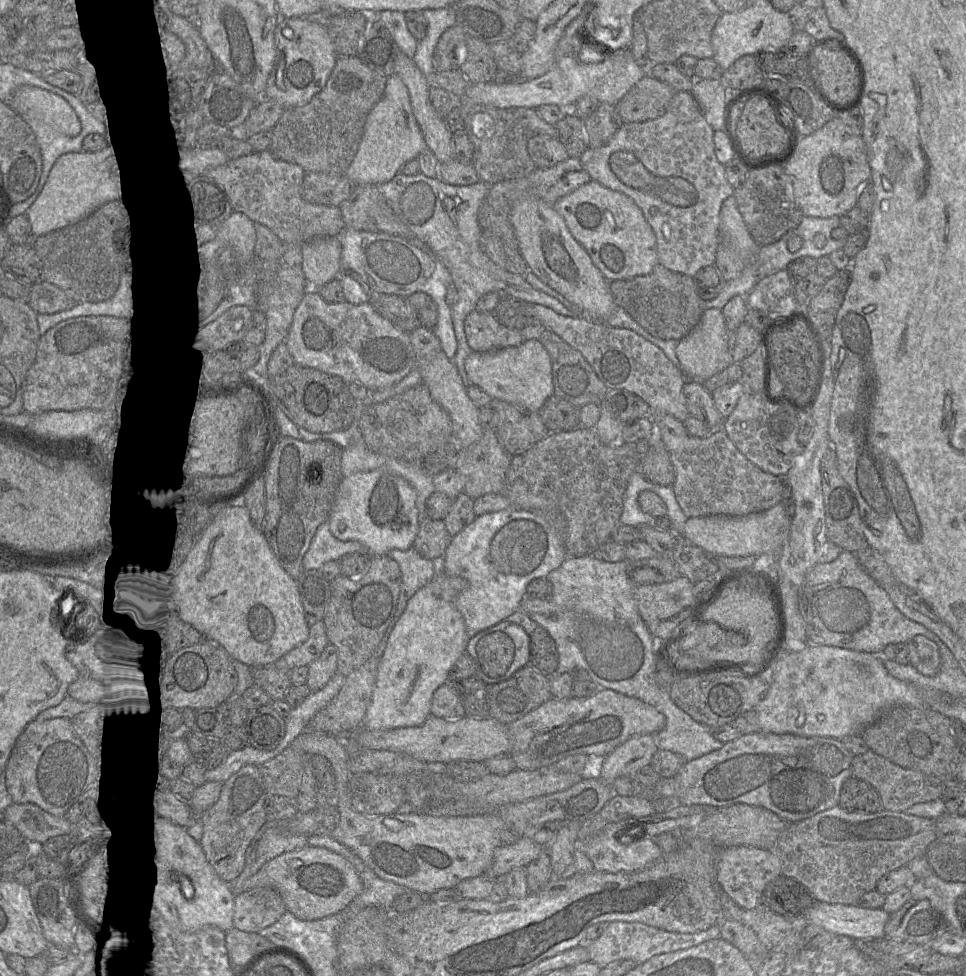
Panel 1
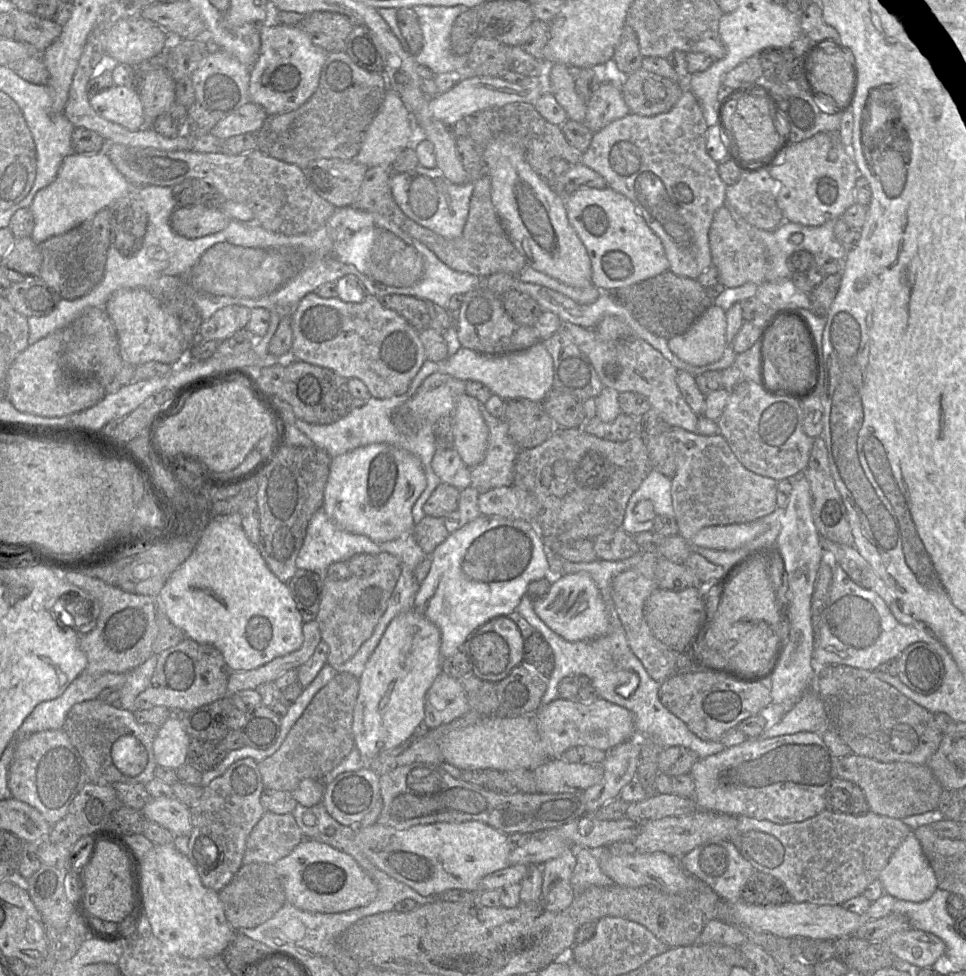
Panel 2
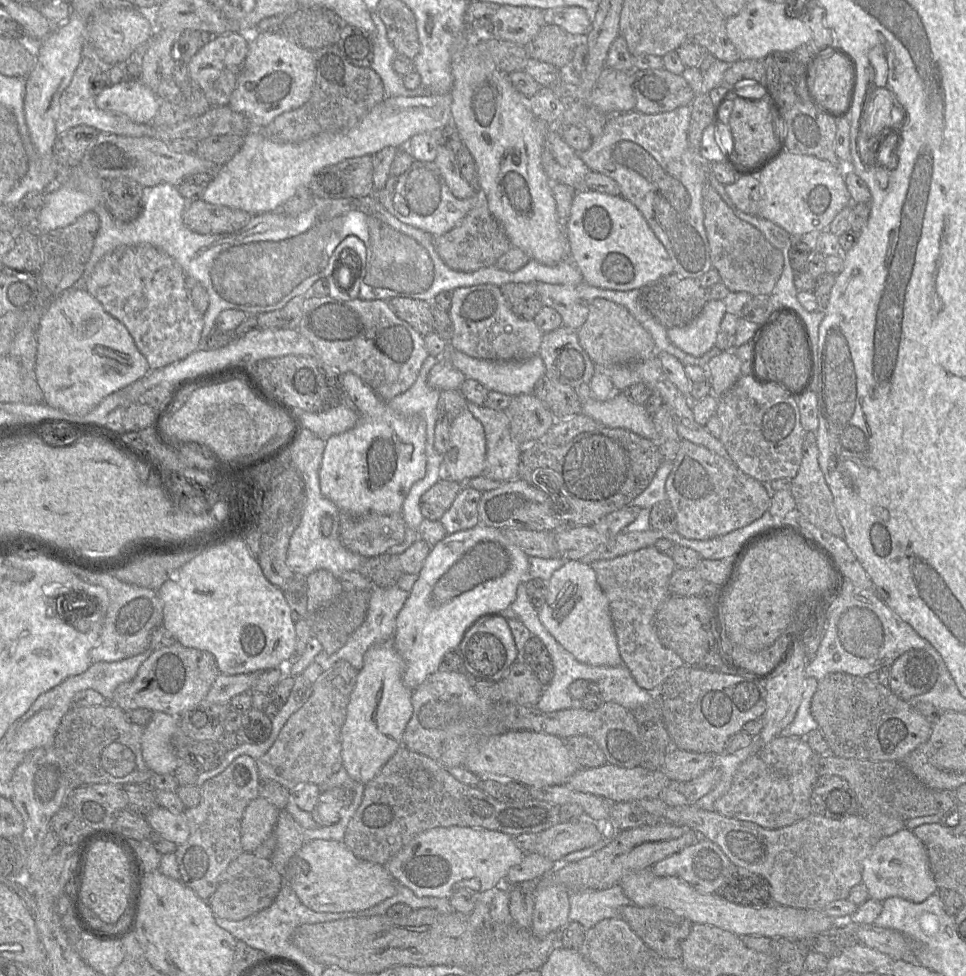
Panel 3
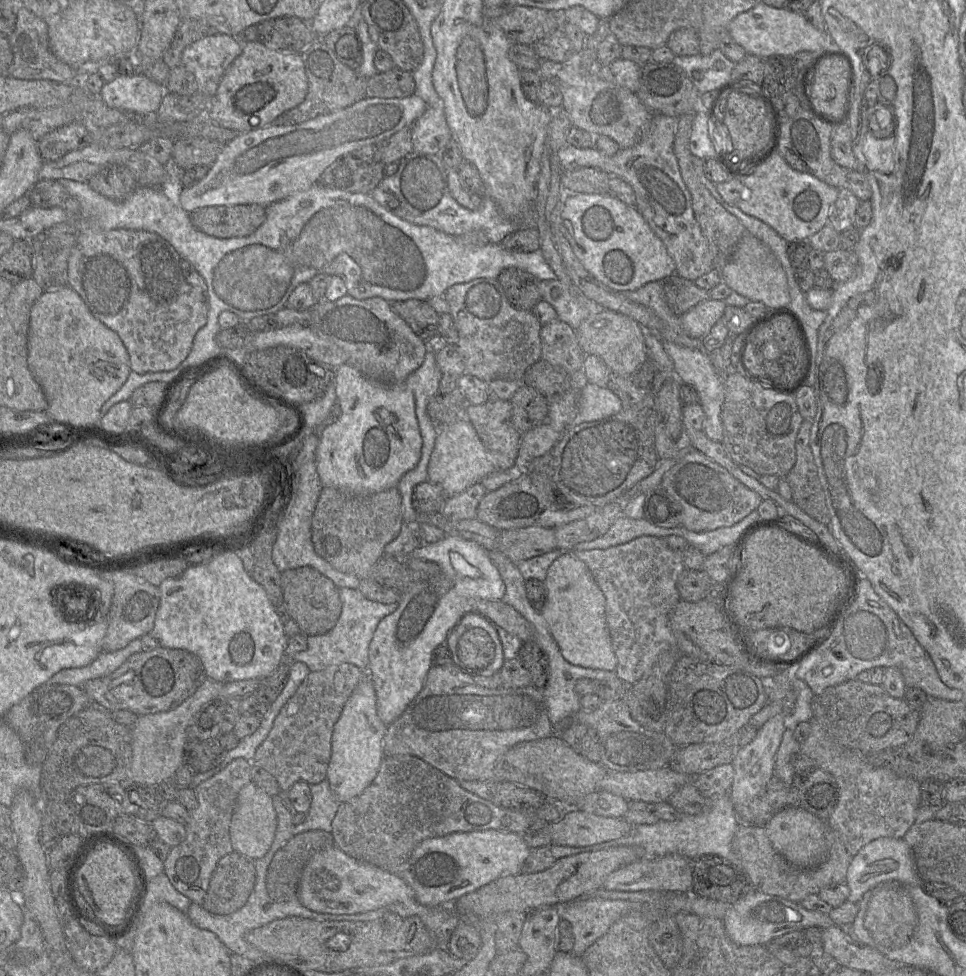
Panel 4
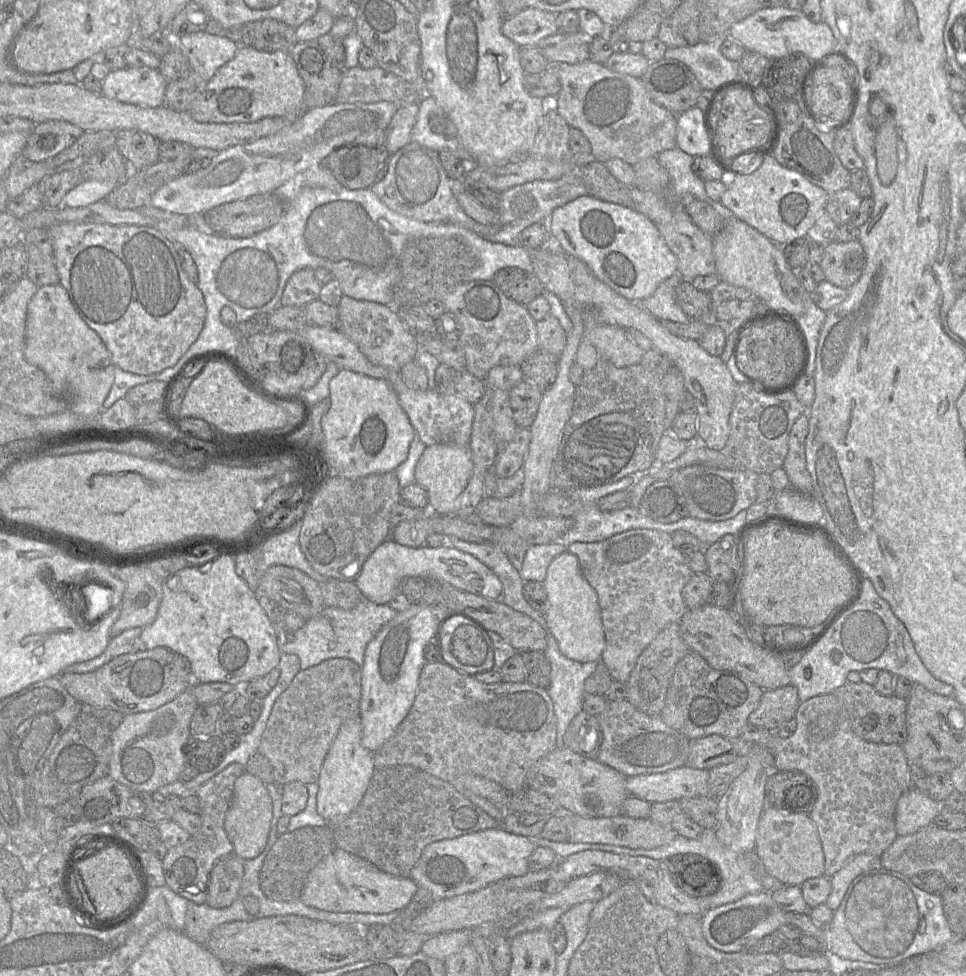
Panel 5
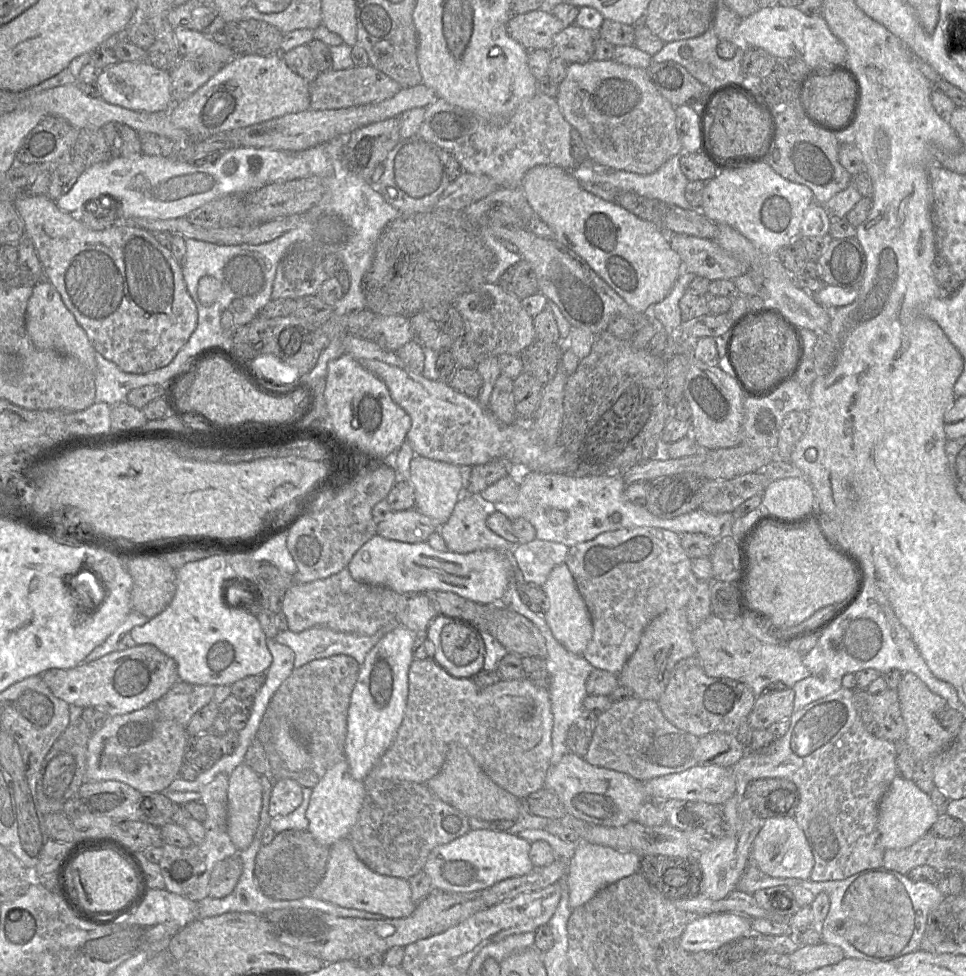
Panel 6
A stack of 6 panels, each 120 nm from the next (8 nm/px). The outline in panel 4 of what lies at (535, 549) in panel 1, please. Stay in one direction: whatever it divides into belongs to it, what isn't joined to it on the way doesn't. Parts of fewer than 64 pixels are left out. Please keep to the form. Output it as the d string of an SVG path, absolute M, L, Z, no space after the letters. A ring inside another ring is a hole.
M446 536L436 543L419 547L411 553L413 558L437 564L441 574L439 577L430 578L427 582L415 583L410 590L401 594L398 608L379 622L370 642L367 674L376 693L377 715L386 726L394 723L420 693L427 673L433 666L433 651L446 641L448 634L464 617L477 610L473 608L476 601L502 600L505 584L488 553L489 551L476 542L454 536Z

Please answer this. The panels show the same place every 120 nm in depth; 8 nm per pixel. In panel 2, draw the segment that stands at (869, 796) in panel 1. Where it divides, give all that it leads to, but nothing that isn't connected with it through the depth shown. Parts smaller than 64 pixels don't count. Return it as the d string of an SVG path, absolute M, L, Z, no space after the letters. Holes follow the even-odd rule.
M834 778L826 793L826 809L851 815L869 812L869 804L863 790L853 782Z

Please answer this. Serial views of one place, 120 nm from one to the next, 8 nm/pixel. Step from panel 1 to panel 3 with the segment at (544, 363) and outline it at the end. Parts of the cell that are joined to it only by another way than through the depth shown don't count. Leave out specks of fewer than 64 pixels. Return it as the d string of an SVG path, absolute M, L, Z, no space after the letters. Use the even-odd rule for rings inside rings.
M450 350L446 356L467 379L478 381L488 391L496 391L509 396L533 393L535 383L546 373L545 364L539 354L523 361L477 359L457 350Z

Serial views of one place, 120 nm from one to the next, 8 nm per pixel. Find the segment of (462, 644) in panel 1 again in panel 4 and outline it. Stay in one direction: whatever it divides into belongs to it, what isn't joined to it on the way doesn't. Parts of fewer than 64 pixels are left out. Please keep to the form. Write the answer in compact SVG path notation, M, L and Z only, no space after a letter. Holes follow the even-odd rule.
M364 672L332 734L332 752L326 779L340 803L361 794L375 779L384 758L382 742L387 728L377 715L375 689L369 675Z

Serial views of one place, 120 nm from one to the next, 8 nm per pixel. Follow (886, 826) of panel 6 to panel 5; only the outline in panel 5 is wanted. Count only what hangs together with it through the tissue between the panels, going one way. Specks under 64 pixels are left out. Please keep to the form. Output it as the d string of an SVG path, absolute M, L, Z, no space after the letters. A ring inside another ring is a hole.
M913 788L905 791L896 804L895 830L898 836L913 834L928 826L940 810L940 804Z

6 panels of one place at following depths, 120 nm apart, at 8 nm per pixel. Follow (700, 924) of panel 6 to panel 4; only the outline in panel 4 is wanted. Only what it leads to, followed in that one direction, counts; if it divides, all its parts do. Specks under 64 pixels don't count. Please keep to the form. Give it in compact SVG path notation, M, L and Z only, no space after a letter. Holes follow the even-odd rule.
M753 889L736 902L731 903L722 919L729 938L736 944L766 945L772 939L805 927L817 926L822 929L836 925L828 914L807 910L797 902L766 894Z

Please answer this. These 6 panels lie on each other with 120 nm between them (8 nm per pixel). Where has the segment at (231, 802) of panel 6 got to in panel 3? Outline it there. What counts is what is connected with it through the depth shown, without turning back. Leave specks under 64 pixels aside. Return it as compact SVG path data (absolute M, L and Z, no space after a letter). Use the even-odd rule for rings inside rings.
M261 796L247 805L241 820L241 845L244 852L253 853L273 834L278 816L279 809Z

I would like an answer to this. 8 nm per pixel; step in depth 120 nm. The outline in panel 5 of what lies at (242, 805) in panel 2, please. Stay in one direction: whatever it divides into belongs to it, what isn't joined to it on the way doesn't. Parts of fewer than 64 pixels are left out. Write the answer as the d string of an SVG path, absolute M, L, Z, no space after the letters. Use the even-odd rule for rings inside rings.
M231 763L196 789L195 794L200 799L201 828L195 835L190 835L186 842L169 847L162 860L166 885L176 894L195 904L203 904L206 901L209 874L215 862L234 851L226 834L224 822L232 802L235 780L245 771L246 766L243 764Z

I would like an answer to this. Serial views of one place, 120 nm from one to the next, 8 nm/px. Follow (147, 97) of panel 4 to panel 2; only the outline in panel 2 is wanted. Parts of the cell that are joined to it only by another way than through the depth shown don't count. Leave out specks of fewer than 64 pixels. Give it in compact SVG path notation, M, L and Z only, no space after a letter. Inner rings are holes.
M112 86L91 96L89 102L99 116L128 130L146 126L143 104L135 87Z

